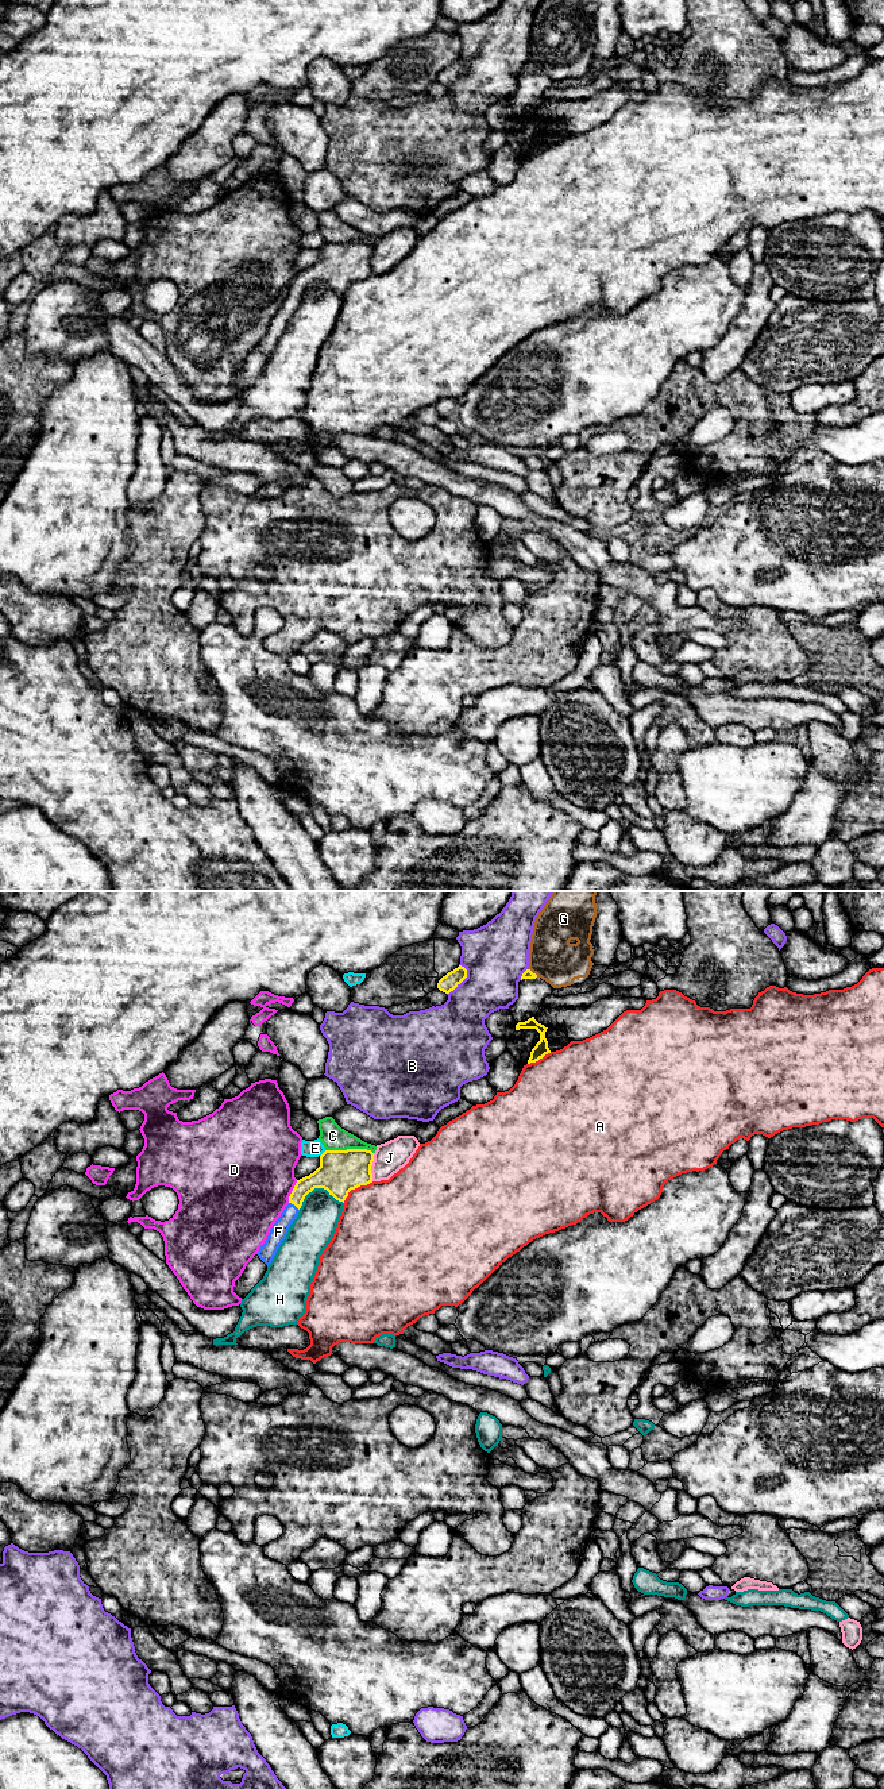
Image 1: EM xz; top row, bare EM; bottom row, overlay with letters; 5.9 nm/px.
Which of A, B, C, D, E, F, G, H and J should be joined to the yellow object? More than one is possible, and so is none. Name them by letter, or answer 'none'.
F

